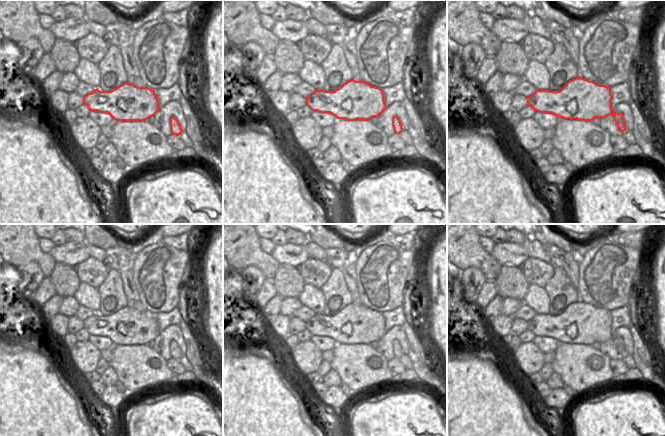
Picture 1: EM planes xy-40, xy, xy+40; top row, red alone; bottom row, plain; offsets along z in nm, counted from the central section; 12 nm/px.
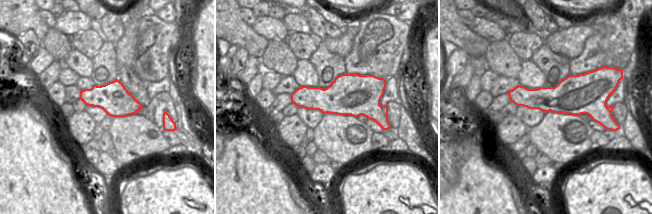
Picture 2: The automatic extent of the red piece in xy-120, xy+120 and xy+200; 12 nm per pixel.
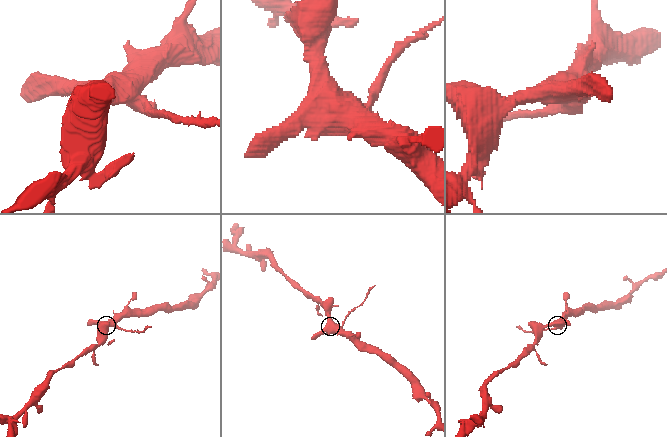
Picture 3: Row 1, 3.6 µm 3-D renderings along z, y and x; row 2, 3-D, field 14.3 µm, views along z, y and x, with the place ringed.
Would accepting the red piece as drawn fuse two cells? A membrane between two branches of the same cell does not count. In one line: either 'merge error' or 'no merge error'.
merge error

